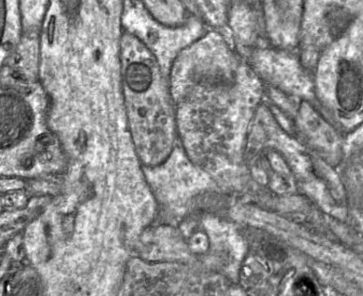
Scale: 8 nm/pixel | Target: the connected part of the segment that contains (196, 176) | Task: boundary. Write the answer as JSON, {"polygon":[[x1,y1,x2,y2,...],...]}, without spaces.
{"polygon":[[176,135,169,156,159,165,141,165,141,170,158,203,158,223,178,226,189,214,194,213,195,198,204,192,220,191,215,180,188,157,181,138]]}

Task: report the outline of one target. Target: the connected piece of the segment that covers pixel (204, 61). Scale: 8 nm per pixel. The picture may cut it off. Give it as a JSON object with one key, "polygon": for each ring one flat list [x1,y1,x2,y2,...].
{"polygon":[[220,30,208,31,188,47,182,49,176,56,169,76,170,94,175,104,180,103,191,87,201,78,232,81,240,58,234,51,227,37]]}

